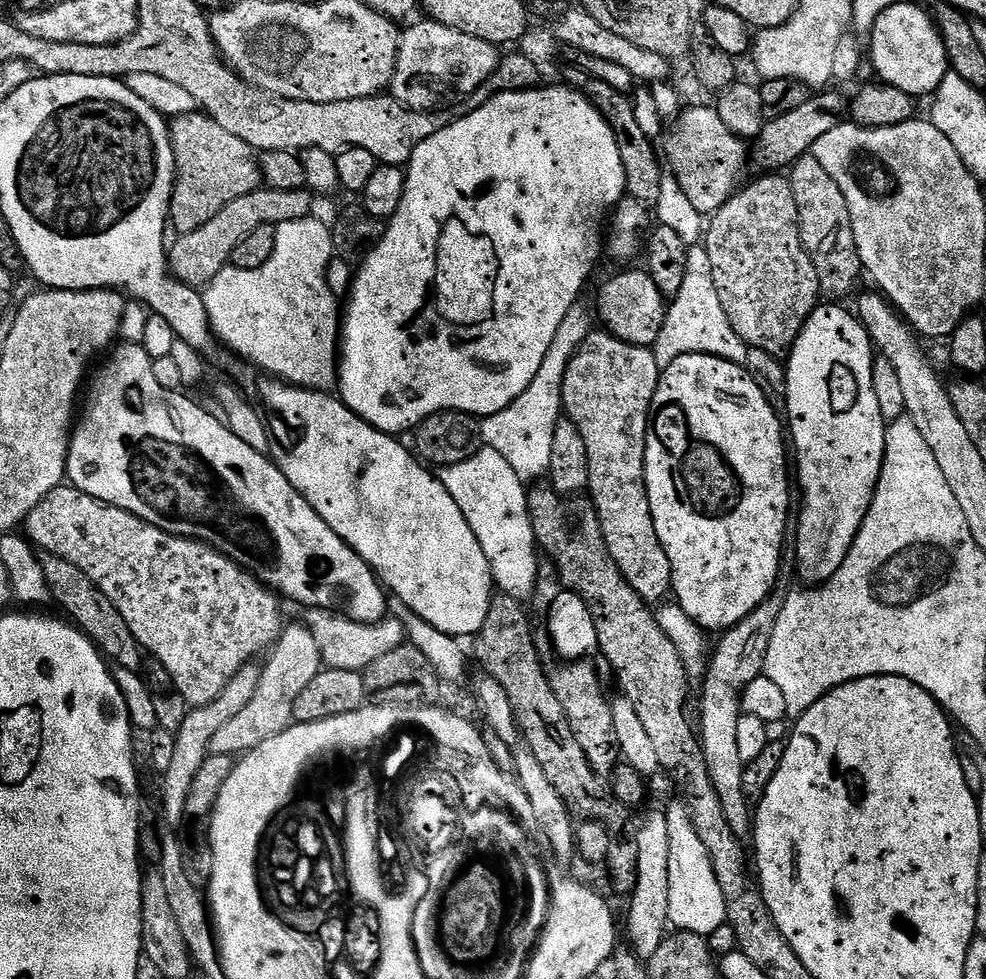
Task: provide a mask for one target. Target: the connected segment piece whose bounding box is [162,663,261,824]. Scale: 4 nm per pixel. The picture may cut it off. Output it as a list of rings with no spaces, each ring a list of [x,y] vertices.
[[[250,663],[244,668],[240,668],[234,678],[230,678],[228,685],[214,698],[214,702],[204,704],[200,708],[192,708],[188,713],[186,722],[182,722],[182,730],[174,733],[174,758],[170,762],[170,770],[162,774],[164,780],[164,816],[170,823],[176,824],[179,820],[185,819],[186,798],[190,798],[190,785],[194,783],[194,778],[198,775],[198,770],[202,767],[202,762],[210,755],[208,747],[210,738],[234,718],[254,698],[254,694],[260,689],[261,669],[255,663]]]

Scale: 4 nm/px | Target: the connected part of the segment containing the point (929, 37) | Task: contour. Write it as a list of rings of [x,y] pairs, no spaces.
[[[897,2],[890,6],[874,22],[870,40],[870,68],[872,64],[883,83],[894,86],[913,98],[931,97],[950,71],[946,46],[936,28],[936,21],[916,4]]]

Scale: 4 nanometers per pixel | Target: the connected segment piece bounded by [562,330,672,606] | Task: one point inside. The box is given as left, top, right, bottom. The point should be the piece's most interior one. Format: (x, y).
(609, 387)

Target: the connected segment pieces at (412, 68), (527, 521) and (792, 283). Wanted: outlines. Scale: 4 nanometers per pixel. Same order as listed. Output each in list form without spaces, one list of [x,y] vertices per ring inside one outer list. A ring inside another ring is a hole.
[[[421,19],[421,24],[404,28],[400,37],[400,49],[396,59],[390,94],[399,104],[415,112],[430,112],[437,107],[436,96],[457,98],[473,96],[483,84],[489,83],[492,75],[502,68],[502,52],[474,34],[462,34],[462,30],[450,30],[437,20]]]
[[[487,446],[481,447],[474,458],[443,469],[439,478],[450,498],[458,502],[458,510],[462,510],[470,530],[474,530],[474,538],[478,538],[486,562],[490,562],[495,587],[510,590],[513,598],[527,602],[536,588],[538,545],[532,520],[528,517],[525,481],[510,470],[510,462],[506,462],[502,454]]]
[[[784,174],[761,176],[764,177],[754,181],[749,188],[741,187],[707,221],[702,244],[710,254],[718,302],[722,302],[726,318],[730,318],[730,326],[734,326],[734,334],[738,334],[738,338],[742,338],[742,342],[749,348],[764,350],[766,354],[784,358],[792,351],[804,323],[818,307],[821,299],[820,283],[814,270],[814,262],[810,262],[800,237],[798,206],[794,202],[791,179]]]

